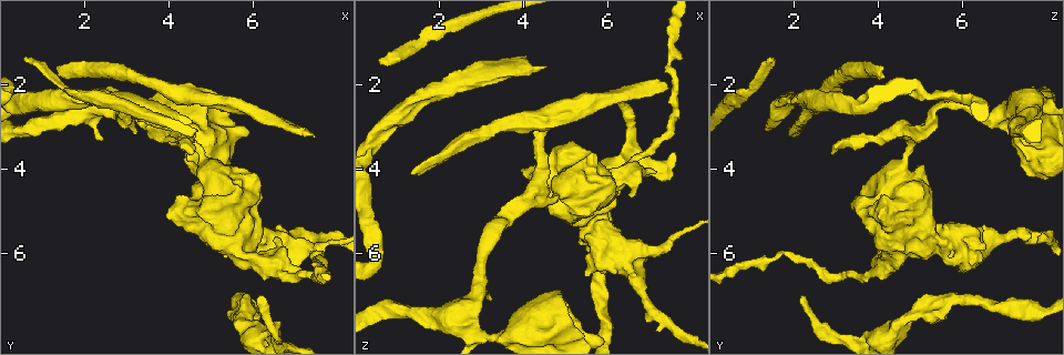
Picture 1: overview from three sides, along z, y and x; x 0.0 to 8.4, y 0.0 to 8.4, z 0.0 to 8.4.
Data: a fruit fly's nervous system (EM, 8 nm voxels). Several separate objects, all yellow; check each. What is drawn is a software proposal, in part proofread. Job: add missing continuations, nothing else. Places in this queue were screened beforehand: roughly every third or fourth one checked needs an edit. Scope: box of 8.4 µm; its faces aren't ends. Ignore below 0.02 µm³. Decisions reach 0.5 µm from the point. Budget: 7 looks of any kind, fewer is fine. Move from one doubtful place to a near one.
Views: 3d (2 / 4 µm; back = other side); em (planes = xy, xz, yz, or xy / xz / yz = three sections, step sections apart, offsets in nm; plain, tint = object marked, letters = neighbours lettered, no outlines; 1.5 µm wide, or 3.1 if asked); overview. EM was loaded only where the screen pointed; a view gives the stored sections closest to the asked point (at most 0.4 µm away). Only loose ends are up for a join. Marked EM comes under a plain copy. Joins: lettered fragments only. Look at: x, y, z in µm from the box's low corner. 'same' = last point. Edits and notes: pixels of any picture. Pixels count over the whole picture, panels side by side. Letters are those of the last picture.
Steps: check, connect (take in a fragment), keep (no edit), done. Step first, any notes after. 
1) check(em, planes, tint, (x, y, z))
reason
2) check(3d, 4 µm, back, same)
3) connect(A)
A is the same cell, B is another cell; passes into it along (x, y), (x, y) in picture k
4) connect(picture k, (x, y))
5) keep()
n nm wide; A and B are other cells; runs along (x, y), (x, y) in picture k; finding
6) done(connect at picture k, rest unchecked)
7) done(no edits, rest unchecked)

check(3d, 2 µm, (4.00, 3.10, 1.40))
stops while still wide

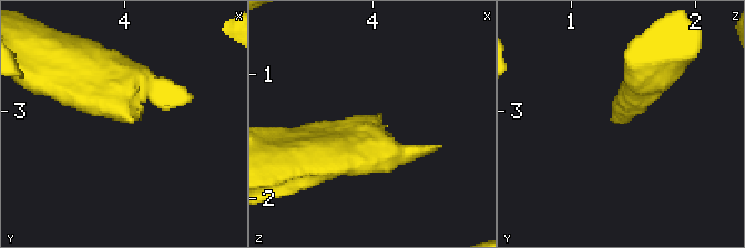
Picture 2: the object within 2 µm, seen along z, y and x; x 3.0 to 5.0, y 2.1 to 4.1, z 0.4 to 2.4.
check(em, planes, letters, (4.04, 3.10, 1.38))
now the EM

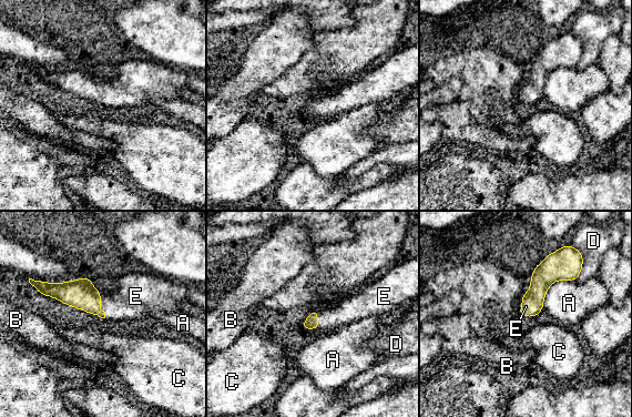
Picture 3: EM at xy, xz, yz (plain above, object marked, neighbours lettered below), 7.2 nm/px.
connect(E)
E is the same cell, A, B, C and D are other cells; the neuron continues

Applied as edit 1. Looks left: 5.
check(em, xz, step 4, letters, (4.55, 3.65, 2.90))
an open end

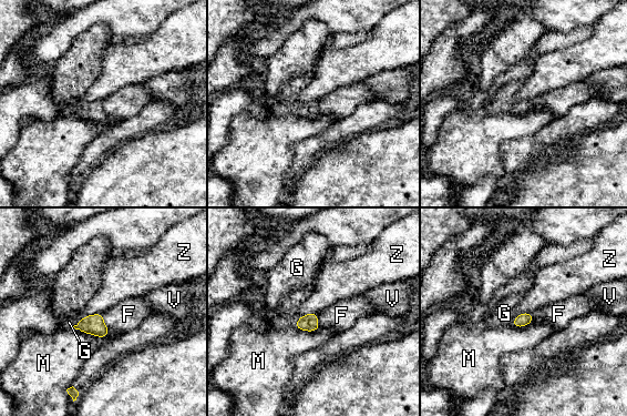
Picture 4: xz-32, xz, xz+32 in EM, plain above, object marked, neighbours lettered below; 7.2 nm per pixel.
check(em, planes, letters, same)

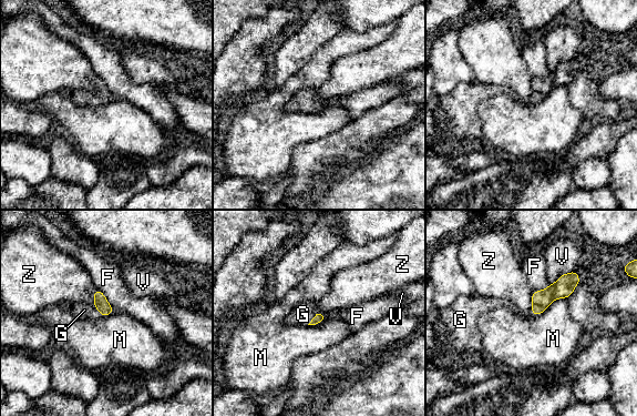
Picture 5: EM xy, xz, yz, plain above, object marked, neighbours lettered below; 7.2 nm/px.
connect(G)
G is the same cell, F, M, V and Z are other cells; passes into it along (101, 303), (98, 310), (84, 310) in picture 5; it goes on there

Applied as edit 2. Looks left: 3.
check(em, yz, step 8, letters, (7.45, 3.15, 2.10))
long arm stops here

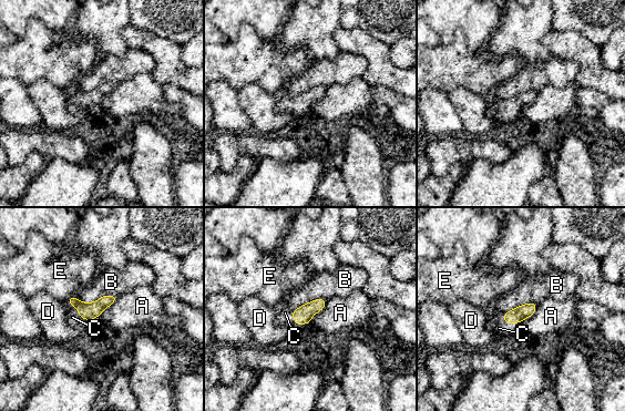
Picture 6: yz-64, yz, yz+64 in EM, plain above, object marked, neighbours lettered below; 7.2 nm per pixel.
check(em, planes, letters, same)

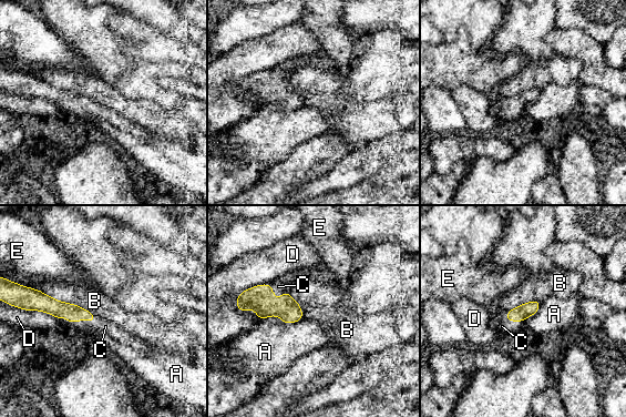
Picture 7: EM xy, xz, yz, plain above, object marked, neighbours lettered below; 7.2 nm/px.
connect(C)
C is the same cell, A, B, D and E are other cells; passes into it along (259, 298), (278, 301), (278, 286) in picture 7; it goes on there

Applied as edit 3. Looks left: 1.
done(connect at picture 3, connect at picture 5, connect at picture 7, rest unchecked)

